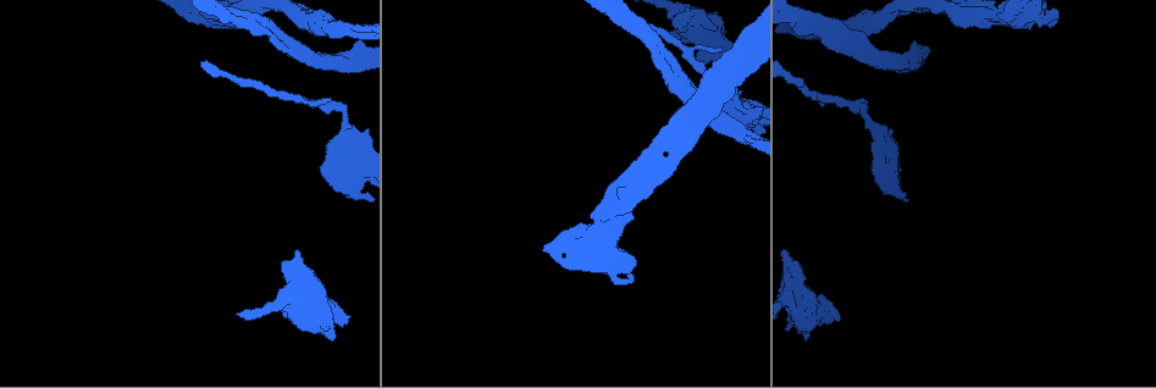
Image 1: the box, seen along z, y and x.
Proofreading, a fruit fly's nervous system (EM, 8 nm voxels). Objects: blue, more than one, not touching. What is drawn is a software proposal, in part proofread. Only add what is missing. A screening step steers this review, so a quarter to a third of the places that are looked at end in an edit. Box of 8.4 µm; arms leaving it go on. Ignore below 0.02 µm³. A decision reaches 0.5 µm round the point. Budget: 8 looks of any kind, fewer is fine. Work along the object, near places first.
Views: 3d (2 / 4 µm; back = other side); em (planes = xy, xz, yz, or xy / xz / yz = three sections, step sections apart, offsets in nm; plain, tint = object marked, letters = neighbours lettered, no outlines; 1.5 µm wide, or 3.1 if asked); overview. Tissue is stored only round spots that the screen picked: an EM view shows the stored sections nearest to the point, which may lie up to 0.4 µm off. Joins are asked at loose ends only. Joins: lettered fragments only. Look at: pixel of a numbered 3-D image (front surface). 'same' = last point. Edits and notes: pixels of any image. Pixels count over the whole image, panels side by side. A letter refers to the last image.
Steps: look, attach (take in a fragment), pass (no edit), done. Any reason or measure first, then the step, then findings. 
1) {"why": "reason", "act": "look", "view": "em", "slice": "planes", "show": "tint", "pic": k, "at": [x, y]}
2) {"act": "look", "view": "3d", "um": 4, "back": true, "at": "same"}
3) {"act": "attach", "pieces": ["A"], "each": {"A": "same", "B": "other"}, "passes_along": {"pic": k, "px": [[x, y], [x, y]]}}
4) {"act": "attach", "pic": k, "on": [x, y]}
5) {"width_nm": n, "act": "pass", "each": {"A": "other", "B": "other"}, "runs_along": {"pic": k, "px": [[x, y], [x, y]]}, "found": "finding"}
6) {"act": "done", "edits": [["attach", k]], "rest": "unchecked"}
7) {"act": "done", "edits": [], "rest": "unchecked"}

{"why": "branch stops here", "act": "look", "view": "em", "slice": "planes", "show": "letters", "pic": 1, "at": [663, 47]}

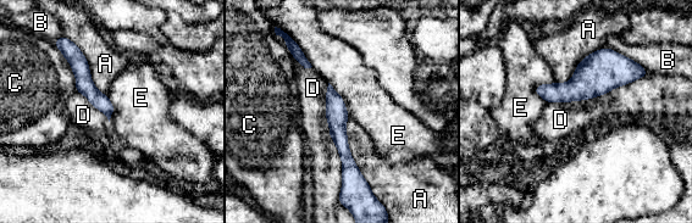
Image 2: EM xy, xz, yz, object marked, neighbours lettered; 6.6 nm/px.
{"act": "pass", "each": {"A": "other", "B": "other", "C": "other", "D": "other", "E": "other"}, "runs_along": {"pic": 2, "px": [[330, 89], [348, 180]]}, "found": "no lettered fragment goes on from it"}

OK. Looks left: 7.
{"act": "look", "view": "3d", "um": 2, "pic": 1, "at": [745, 80]}

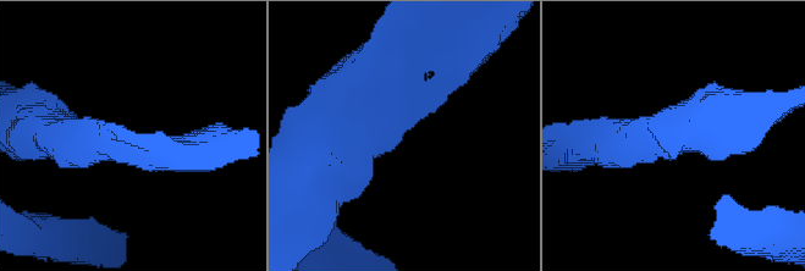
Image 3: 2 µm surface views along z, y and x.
{"why": "now the EM", "act": "look", "view": "em", "slice": "yz", "step": 8, "show": "letters", "pic": 3, "at": [405, 131]}

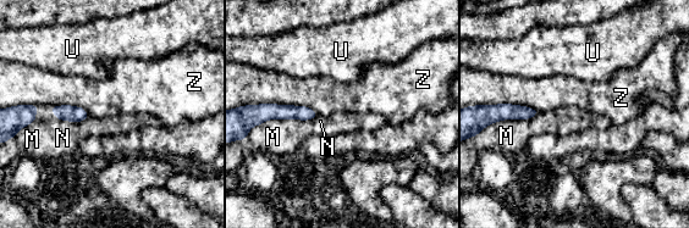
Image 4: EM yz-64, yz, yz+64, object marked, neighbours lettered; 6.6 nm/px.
{"act": "look", "view": "em", "slice": "planes", "show": "letters", "at": "same"}

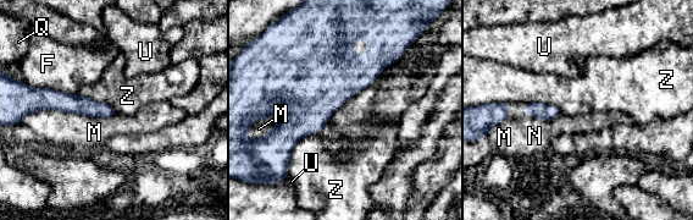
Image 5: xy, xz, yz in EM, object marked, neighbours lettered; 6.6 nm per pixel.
{"act": "pass", "each": {"F": "other", "M": "other", "N": "other", "Q": "other", "U": "other", "Z": "other"}, "runs_along": {"pic": 5, "px": [[27, 100], [60, 100], [111, 113]]}, "found": "no lettered fragment goes on from it"}

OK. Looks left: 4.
{"why": "free end", "act": "look", "view": "3d", "um": 2, "pic": 1, "at": [346, 324]}

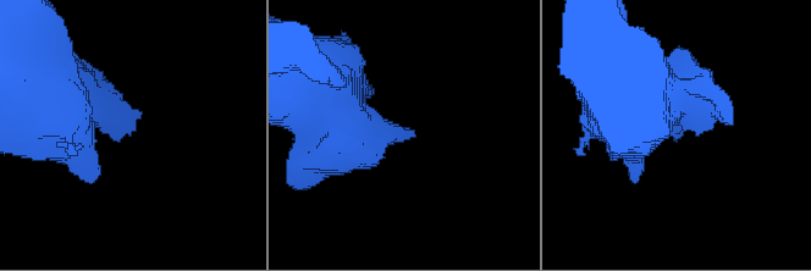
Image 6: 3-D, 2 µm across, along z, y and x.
{"act": "look", "view": "em", "slice": "planes", "show": "tint", "pic": 6, "at": [680, 130]}

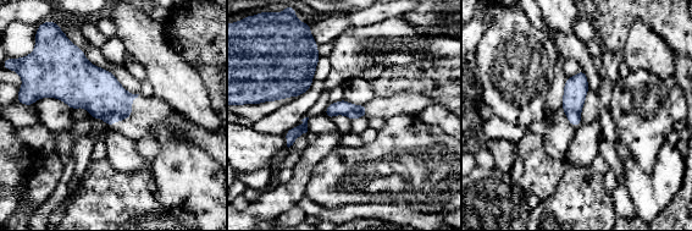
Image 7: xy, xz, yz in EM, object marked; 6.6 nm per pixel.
{"act": "look", "view": "em", "slice": "planes", "show": "letters", "at": "same"}

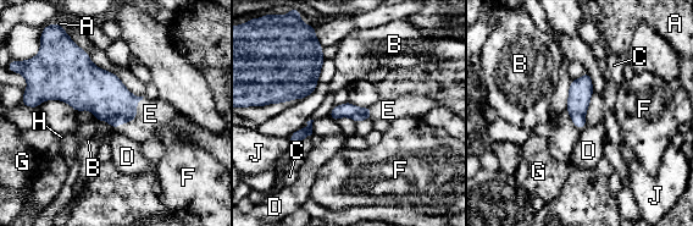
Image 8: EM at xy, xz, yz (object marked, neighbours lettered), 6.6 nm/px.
{"act": "attach", "pieces": ["E"], "each": {"A": "other", "B": "other", "C": "other", "D": "other", "E": "same", "F": "other", "G": "other", "H": "other", "J": "other"}, "found": "the cell continues"}

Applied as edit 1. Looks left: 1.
{"act": "done", "edits": [["attach", 8]], "rest": "unchecked"}

